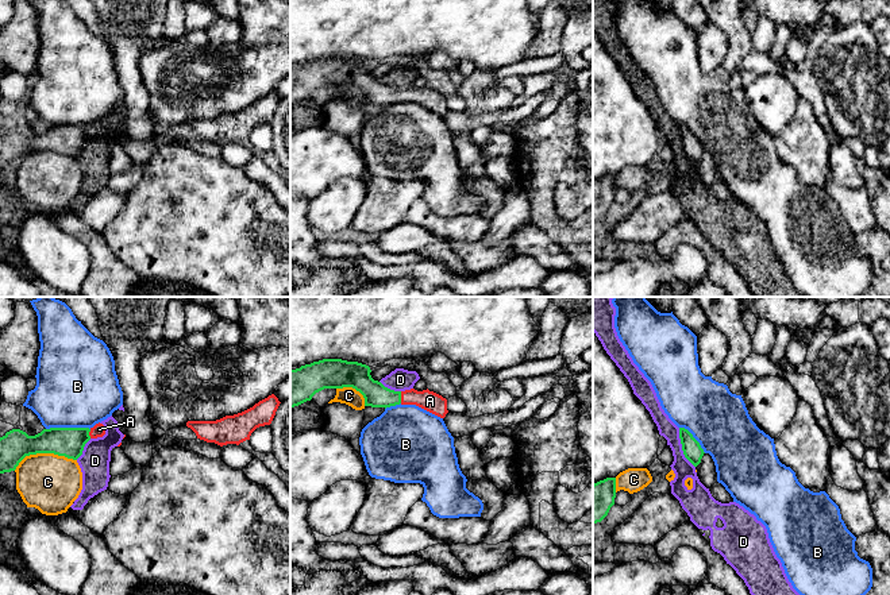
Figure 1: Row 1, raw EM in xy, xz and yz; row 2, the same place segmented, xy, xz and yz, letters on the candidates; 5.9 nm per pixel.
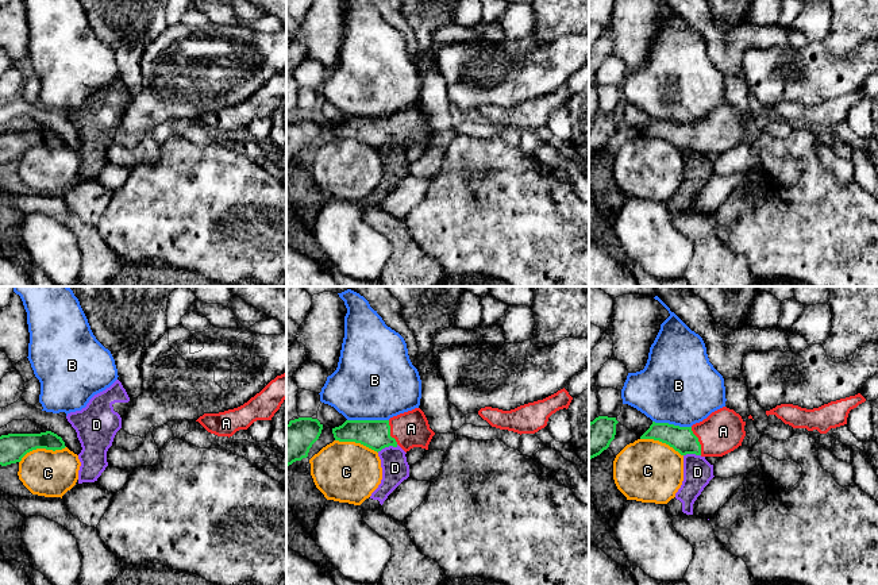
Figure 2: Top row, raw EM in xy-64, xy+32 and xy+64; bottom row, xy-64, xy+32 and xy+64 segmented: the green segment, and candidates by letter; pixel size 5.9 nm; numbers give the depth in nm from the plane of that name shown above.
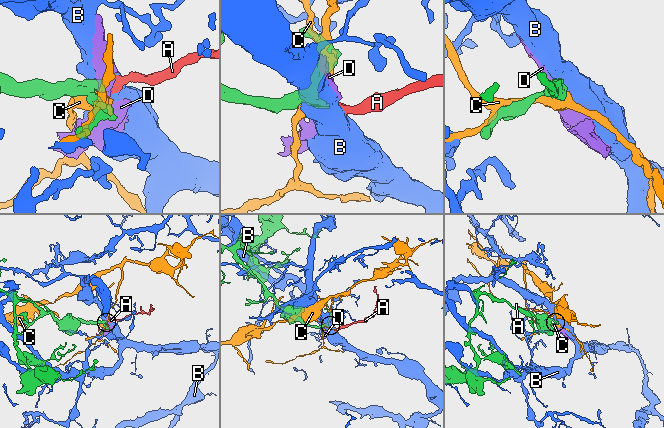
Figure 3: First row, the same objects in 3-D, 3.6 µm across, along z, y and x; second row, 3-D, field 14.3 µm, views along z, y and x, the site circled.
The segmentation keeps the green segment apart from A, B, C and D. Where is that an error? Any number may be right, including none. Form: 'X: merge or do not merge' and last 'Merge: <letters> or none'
A: merge
B: do not merge
C: do not merge
D: do not merge
Merge: A

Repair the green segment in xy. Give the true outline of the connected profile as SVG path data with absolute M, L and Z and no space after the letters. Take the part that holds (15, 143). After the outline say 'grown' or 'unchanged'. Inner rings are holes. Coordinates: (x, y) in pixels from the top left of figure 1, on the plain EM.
M105 124L93 125L50 125L35 134L20 127L12 127L0 135L0 171L15 169L19 161L30 152L54 151L77 158L90 136L103 135Z; grown

